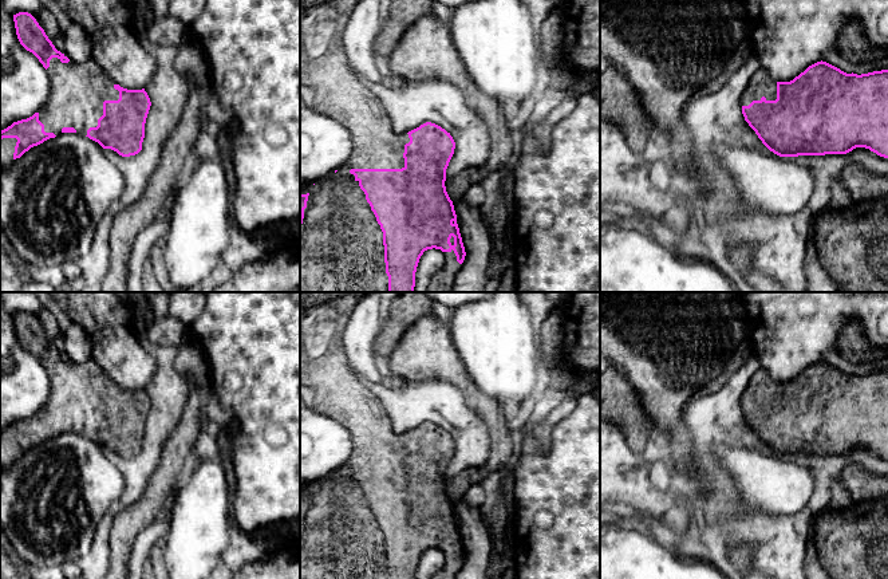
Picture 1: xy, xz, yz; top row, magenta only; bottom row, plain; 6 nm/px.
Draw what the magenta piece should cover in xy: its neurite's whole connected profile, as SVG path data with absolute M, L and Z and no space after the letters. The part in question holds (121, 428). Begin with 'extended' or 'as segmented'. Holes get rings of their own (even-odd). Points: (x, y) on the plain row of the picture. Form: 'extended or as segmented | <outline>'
extended | M19 312L13 315L13 322L20 344L47 370L51 387L48 402L42 410L0 432L0 469L20 458L31 448L62 433L86 436L103 449L111 449L122 457L138 454L142 450L145 424L151 406L145 389L127 390L115 385L94 359L83 363L71 362L55 348L31 314Z

